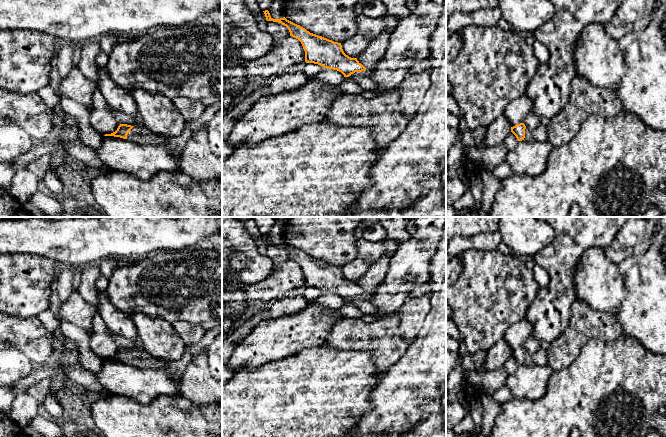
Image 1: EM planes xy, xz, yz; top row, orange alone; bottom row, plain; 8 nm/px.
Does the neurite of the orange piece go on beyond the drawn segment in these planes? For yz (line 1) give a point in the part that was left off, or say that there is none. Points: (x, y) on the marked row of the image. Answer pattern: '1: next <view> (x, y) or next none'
1: next yz (528, 133)

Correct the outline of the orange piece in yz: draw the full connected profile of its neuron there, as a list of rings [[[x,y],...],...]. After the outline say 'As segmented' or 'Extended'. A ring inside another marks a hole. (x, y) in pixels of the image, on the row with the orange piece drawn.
[[[524,123],[511,127],[511,132],[516,136],[518,141],[530,141],[533,139],[532,131],[528,129]]]. Extended

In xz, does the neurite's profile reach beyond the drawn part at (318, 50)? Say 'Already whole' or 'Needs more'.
Needs more

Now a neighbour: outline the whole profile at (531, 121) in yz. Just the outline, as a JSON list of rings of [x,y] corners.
[[[530,112],[525,117],[523,123],[525,124],[525,126],[528,129],[533,131],[534,129],[536,129],[541,124],[541,118],[536,116],[533,112]]]

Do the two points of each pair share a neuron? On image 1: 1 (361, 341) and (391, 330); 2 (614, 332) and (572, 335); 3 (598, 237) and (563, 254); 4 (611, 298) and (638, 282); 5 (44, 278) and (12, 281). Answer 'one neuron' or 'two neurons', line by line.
1: one neuron
2: one neuron
3: one neuron
4: two neurons
5: one neuron

